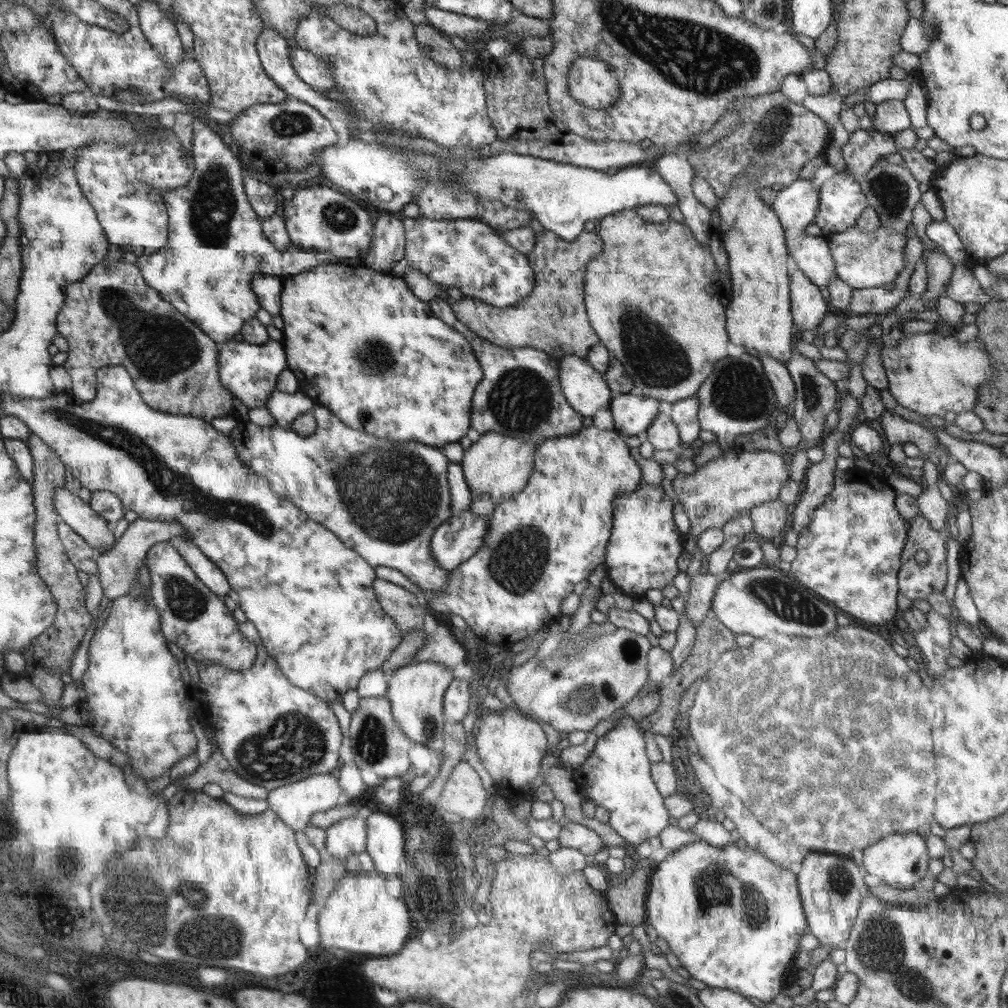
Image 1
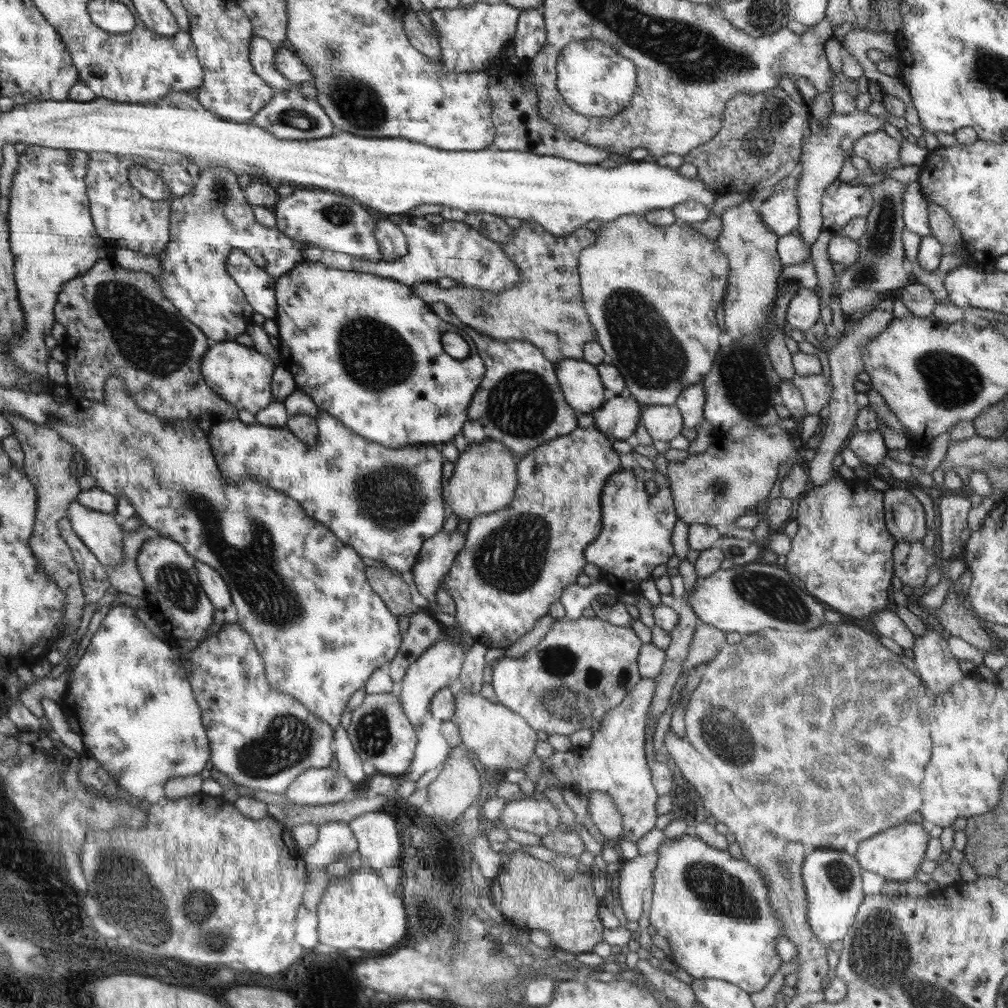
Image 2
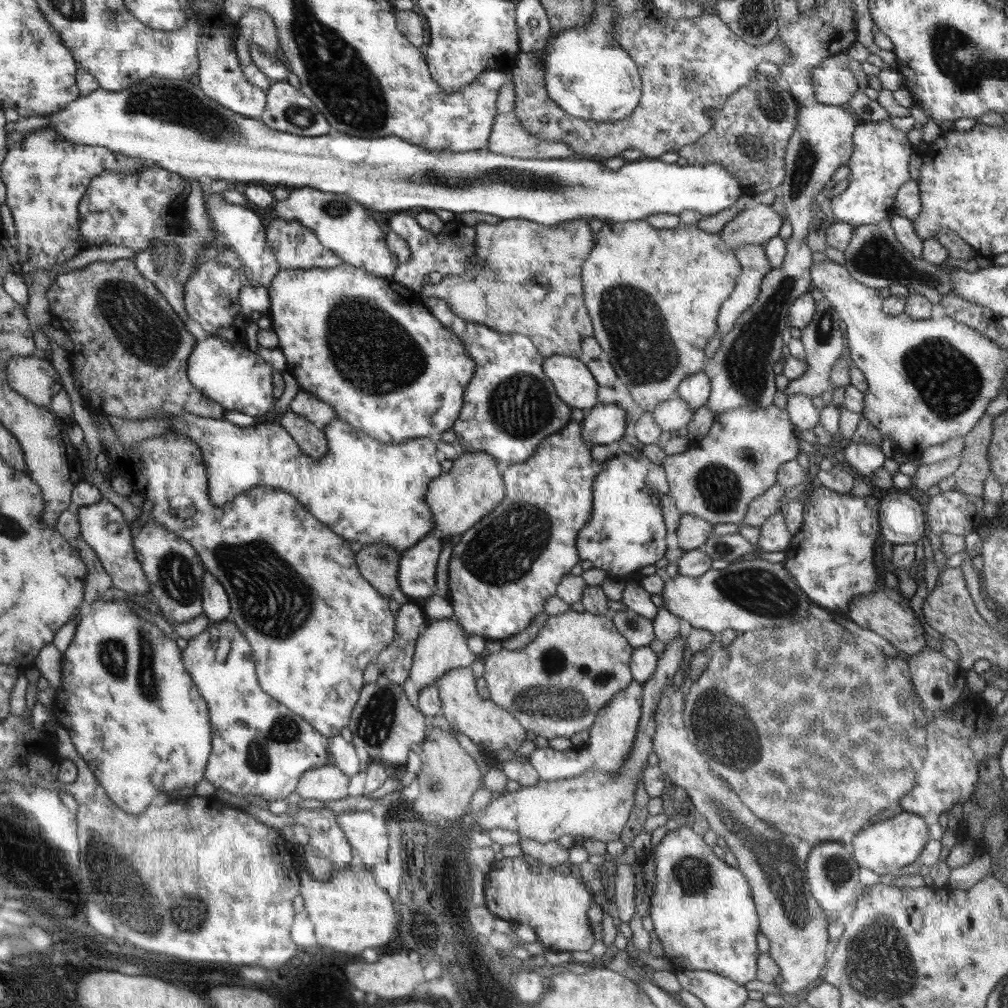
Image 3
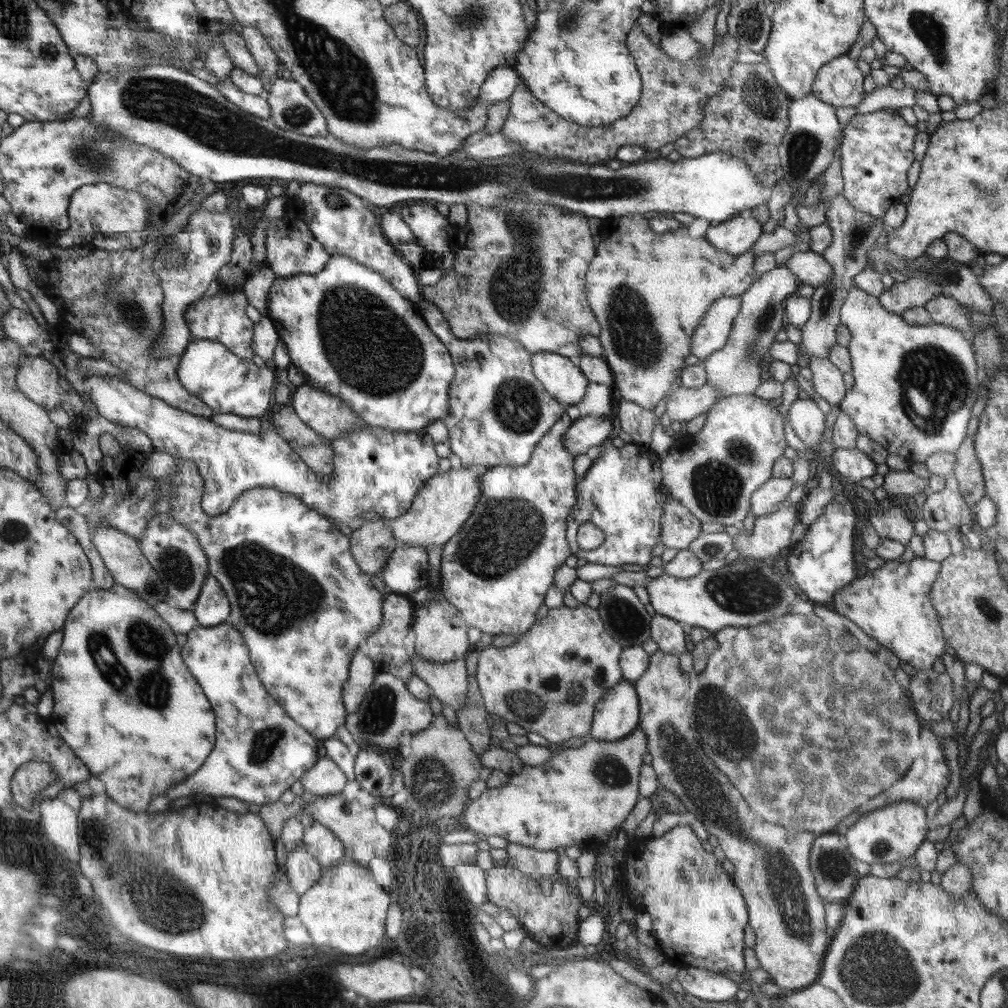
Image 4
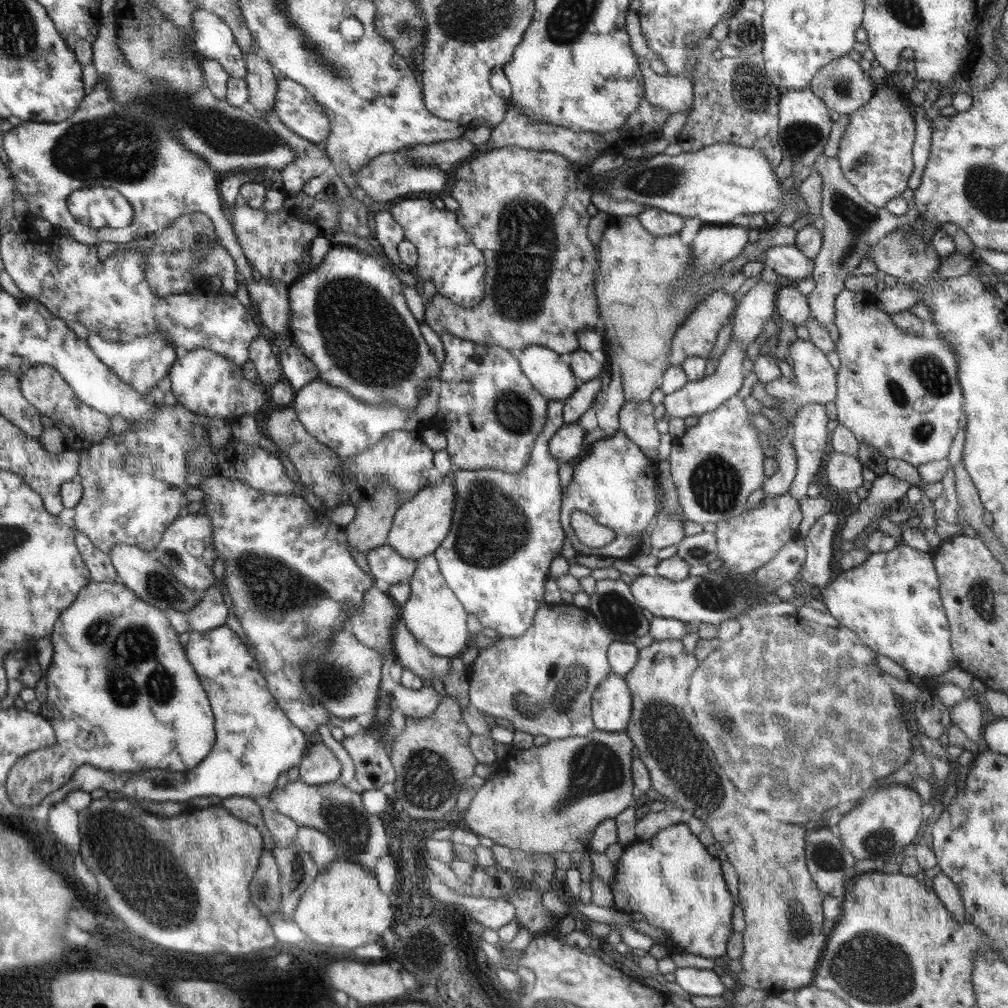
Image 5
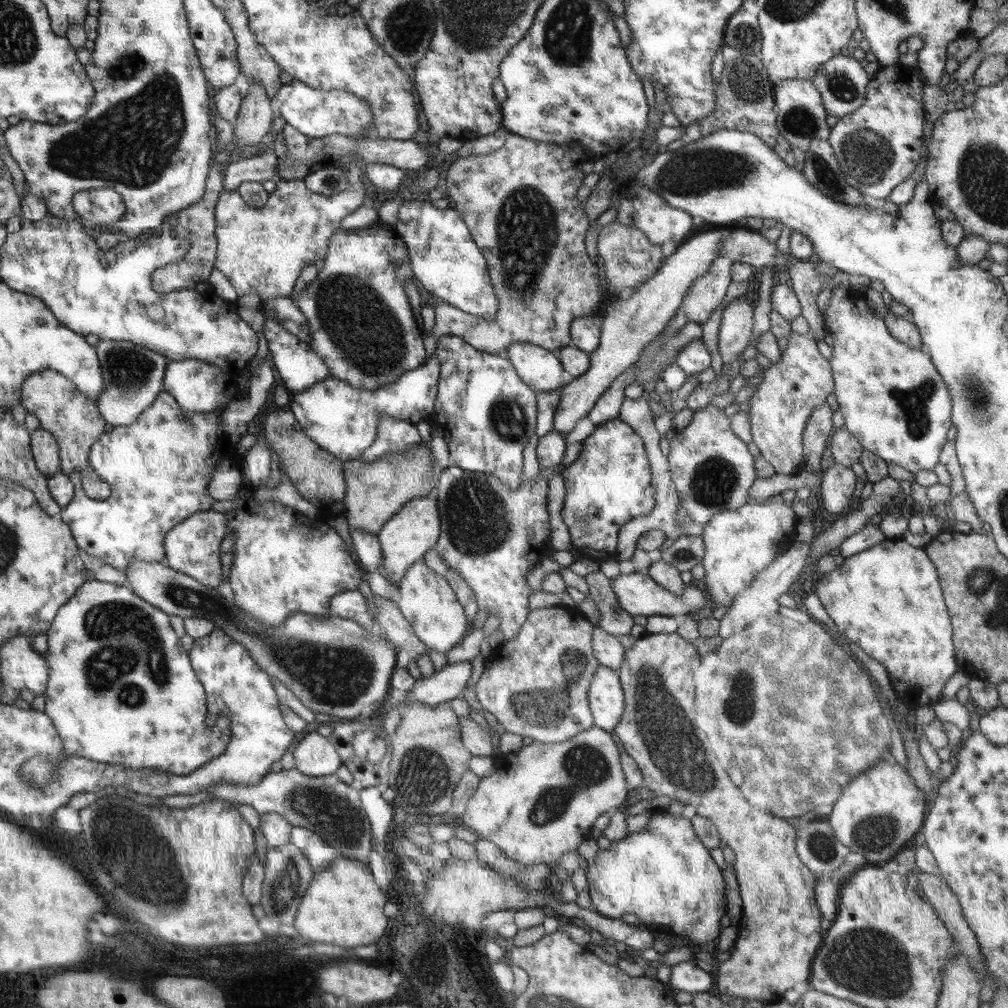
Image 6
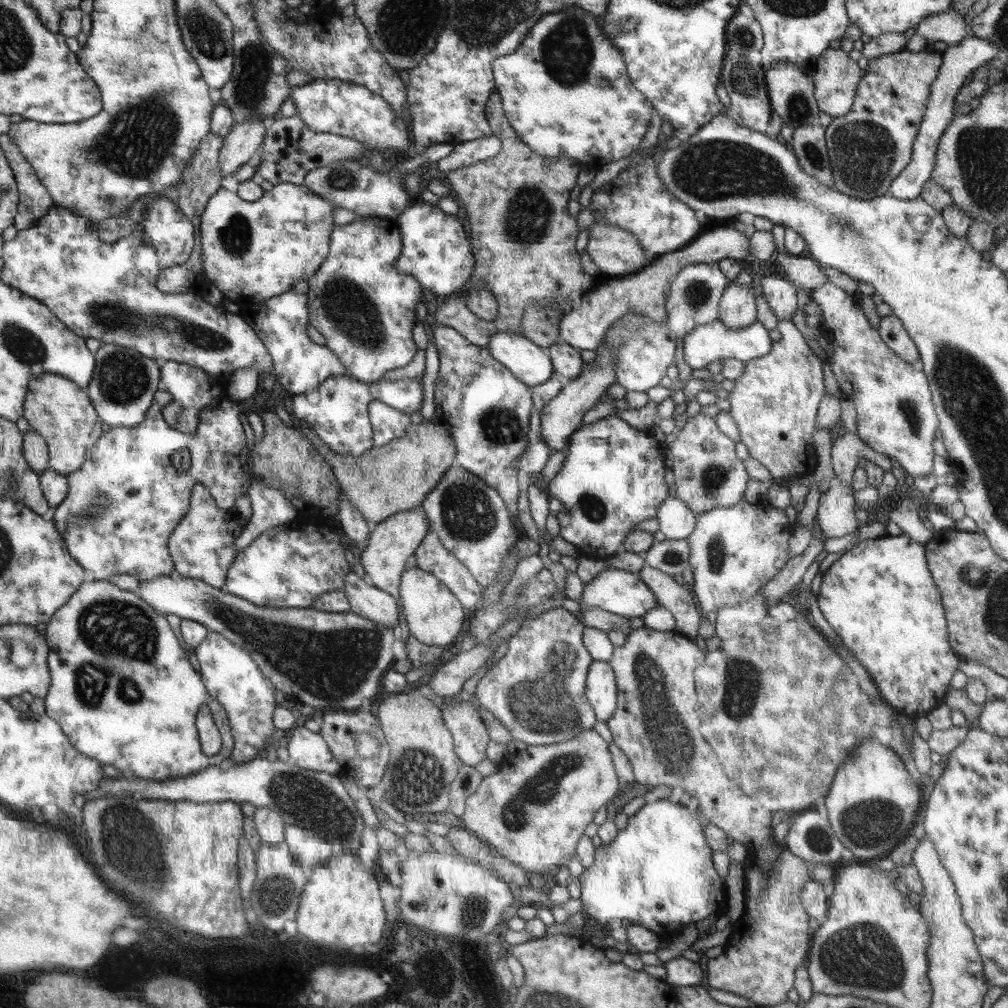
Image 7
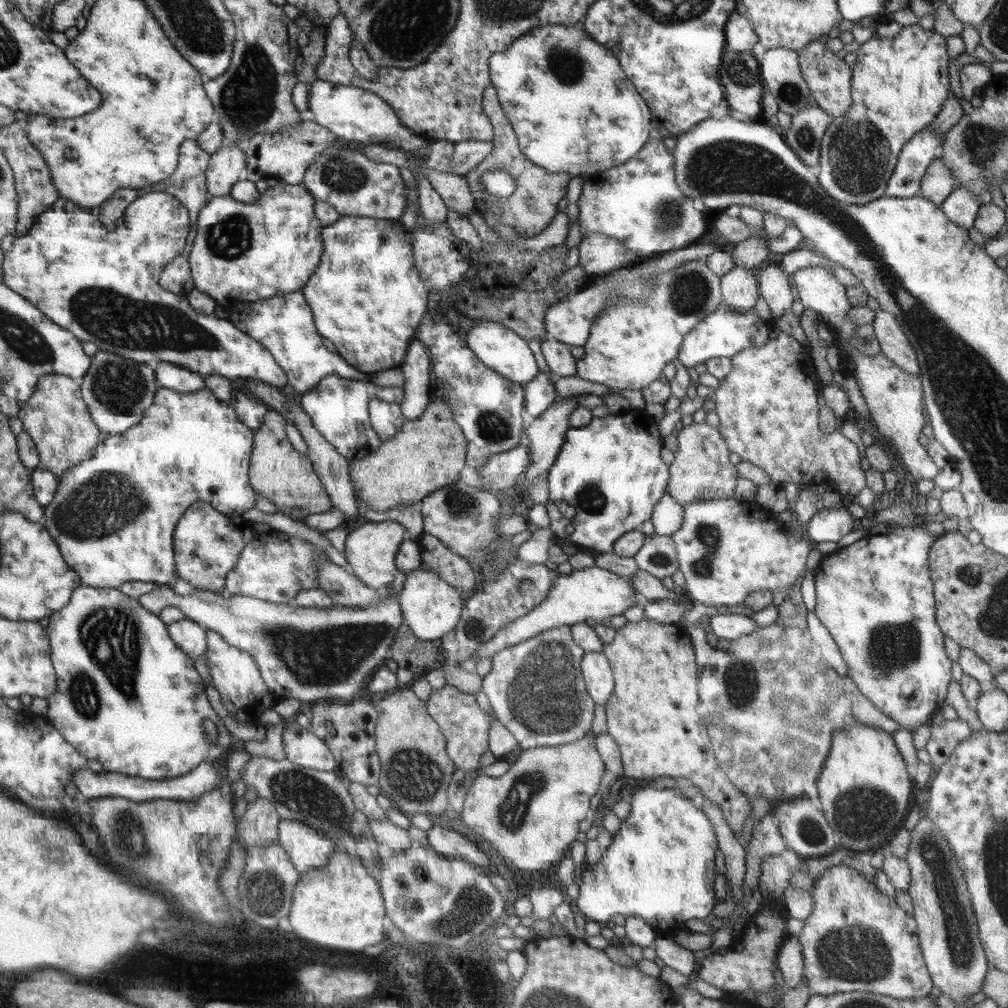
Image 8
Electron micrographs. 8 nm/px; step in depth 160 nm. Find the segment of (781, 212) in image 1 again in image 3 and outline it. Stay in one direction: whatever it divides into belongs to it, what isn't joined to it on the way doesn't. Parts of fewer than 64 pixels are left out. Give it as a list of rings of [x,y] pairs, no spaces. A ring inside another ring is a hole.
[[[757,204],[727,222],[719,235],[730,250],[741,244],[765,244],[778,235],[783,222],[785,220],[774,211],[774,207]]]

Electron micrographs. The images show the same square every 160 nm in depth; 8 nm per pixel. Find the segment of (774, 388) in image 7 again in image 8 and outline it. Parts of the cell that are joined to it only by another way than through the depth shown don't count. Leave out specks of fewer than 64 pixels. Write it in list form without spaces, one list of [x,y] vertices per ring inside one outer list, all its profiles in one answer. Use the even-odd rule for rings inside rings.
[[[781,332],[776,338],[769,338],[762,346],[748,347],[732,358],[732,370],[715,388],[715,412],[720,421],[720,436],[730,452],[738,454],[742,461],[759,466],[771,478],[771,482],[798,484],[808,489],[817,483],[816,474],[824,473],[828,488],[852,496],[867,487],[865,470],[862,470],[863,451],[842,432],[825,433],[819,426],[818,384],[820,379],[814,374],[811,351],[789,334]]]

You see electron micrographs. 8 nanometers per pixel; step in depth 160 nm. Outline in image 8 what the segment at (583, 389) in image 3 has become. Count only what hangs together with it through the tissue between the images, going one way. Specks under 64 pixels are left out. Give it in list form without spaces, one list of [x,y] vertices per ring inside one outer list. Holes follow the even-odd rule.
[[[476,320],[475,325],[471,323],[465,331],[464,337],[468,345],[478,355],[480,362],[498,371],[504,378],[511,379],[512,382],[527,383],[539,374],[538,365],[534,359],[534,354],[528,347],[527,339],[516,334],[507,326],[493,320]]]

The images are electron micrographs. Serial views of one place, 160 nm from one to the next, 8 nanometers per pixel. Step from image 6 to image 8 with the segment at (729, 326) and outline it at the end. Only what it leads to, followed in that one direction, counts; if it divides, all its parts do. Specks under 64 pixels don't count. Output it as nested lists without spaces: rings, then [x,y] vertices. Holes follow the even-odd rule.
[[[737,265],[721,278],[721,291],[722,301],[741,313],[752,309],[760,296],[755,273]]]

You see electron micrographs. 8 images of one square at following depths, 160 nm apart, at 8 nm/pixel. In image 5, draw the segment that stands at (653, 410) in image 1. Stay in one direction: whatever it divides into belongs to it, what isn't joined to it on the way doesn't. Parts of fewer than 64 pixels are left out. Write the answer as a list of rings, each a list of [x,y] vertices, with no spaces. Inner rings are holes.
[[[578,422],[565,424],[551,438],[549,449],[556,459],[560,459],[562,462],[574,462],[575,458],[585,454],[584,448],[586,446],[583,444],[584,439],[584,429]]]

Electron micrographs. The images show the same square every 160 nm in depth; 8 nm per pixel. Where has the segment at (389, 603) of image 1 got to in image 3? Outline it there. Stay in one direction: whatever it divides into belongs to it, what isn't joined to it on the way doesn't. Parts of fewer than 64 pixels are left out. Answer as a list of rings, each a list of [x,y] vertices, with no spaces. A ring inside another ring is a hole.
[[[380,543],[363,546],[356,552],[363,577],[388,598],[392,596],[392,590],[399,589],[398,557],[396,550],[382,547]]]

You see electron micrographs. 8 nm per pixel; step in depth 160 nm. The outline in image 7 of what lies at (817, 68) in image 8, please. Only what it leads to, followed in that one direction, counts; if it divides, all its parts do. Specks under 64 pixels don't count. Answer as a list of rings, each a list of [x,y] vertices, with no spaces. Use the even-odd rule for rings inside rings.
[[[829,48],[819,57],[808,60],[804,70],[812,77],[814,83],[813,95],[817,100],[819,110],[830,114],[832,117],[843,117],[853,107],[856,98],[856,89],[864,70],[858,67],[858,63],[848,56],[848,52],[842,49]]]

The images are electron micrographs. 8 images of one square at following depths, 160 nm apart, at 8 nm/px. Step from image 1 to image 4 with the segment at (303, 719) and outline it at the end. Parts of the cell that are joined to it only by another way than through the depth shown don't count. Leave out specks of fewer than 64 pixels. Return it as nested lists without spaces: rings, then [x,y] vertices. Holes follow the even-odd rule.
[[[225,623],[214,627],[198,626],[187,634],[187,638],[188,642],[181,648],[183,658],[210,701],[217,716],[218,733],[210,757],[199,770],[184,782],[166,789],[163,794],[170,800],[191,797],[198,792],[204,796],[232,796],[247,804],[267,805],[278,801],[284,791],[318,762],[318,740],[314,740],[310,731],[288,715],[283,705],[263,685],[251,661],[250,648],[238,628]]]

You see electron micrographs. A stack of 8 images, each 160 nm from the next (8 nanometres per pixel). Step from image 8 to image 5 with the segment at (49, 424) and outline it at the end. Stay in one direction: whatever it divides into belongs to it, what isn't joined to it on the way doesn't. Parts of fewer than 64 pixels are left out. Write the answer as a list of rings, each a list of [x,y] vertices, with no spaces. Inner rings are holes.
[[[38,365],[25,370],[19,377],[19,385],[26,400],[33,404],[40,414],[50,418],[53,426],[62,432],[67,448],[76,450],[90,448],[102,441],[110,432],[111,418],[81,400],[55,367]]]

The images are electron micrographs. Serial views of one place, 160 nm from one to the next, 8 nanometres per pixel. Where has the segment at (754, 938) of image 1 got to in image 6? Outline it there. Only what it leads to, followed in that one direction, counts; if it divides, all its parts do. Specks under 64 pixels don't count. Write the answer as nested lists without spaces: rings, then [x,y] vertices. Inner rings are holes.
[[[668,810],[653,811],[653,815],[648,819],[646,828],[647,829],[641,830],[640,832],[630,833],[622,840],[615,840],[611,843],[608,850],[599,850],[599,853],[592,863],[592,869],[587,872],[587,891],[592,899],[592,909],[602,914],[602,916],[614,919],[620,919],[624,914],[636,914],[638,920],[641,922],[641,926],[644,924],[656,924],[656,926],[661,927],[661,930],[672,935],[679,934],[680,936],[688,936],[688,938],[690,938],[688,944],[696,948],[701,944],[714,942],[714,940],[718,939],[720,930],[722,929],[720,927],[720,919],[727,914],[728,908],[724,893],[724,877],[720,872],[720,868],[716,865],[714,859],[712,859],[709,849],[704,846],[702,841],[700,841],[698,836],[694,833],[690,819],[687,819],[683,815],[676,816],[668,812]]]

